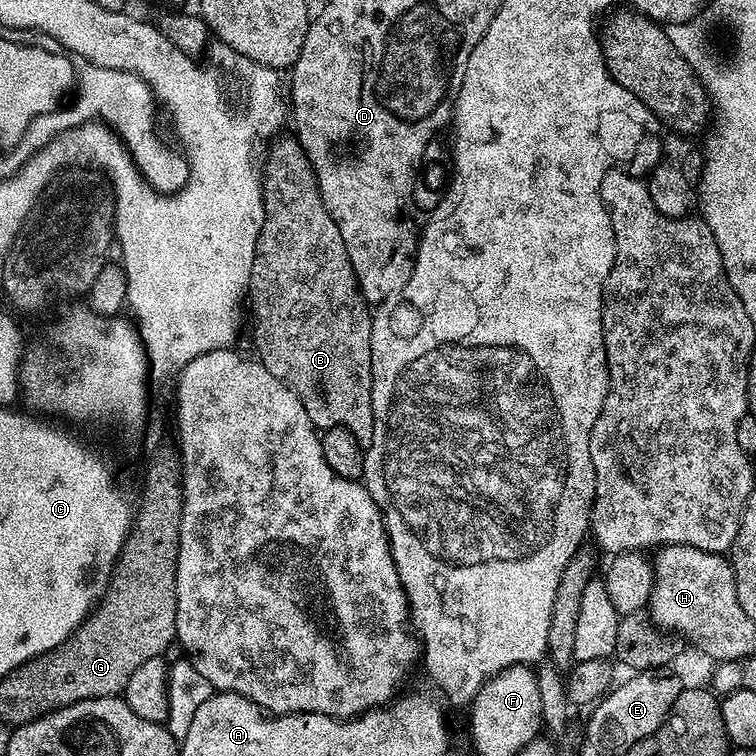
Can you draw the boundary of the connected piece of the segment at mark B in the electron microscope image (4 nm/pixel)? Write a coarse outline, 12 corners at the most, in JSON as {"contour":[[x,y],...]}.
{"contour":[[295,135],[262,164],[260,363],[367,450],[372,312]]}

